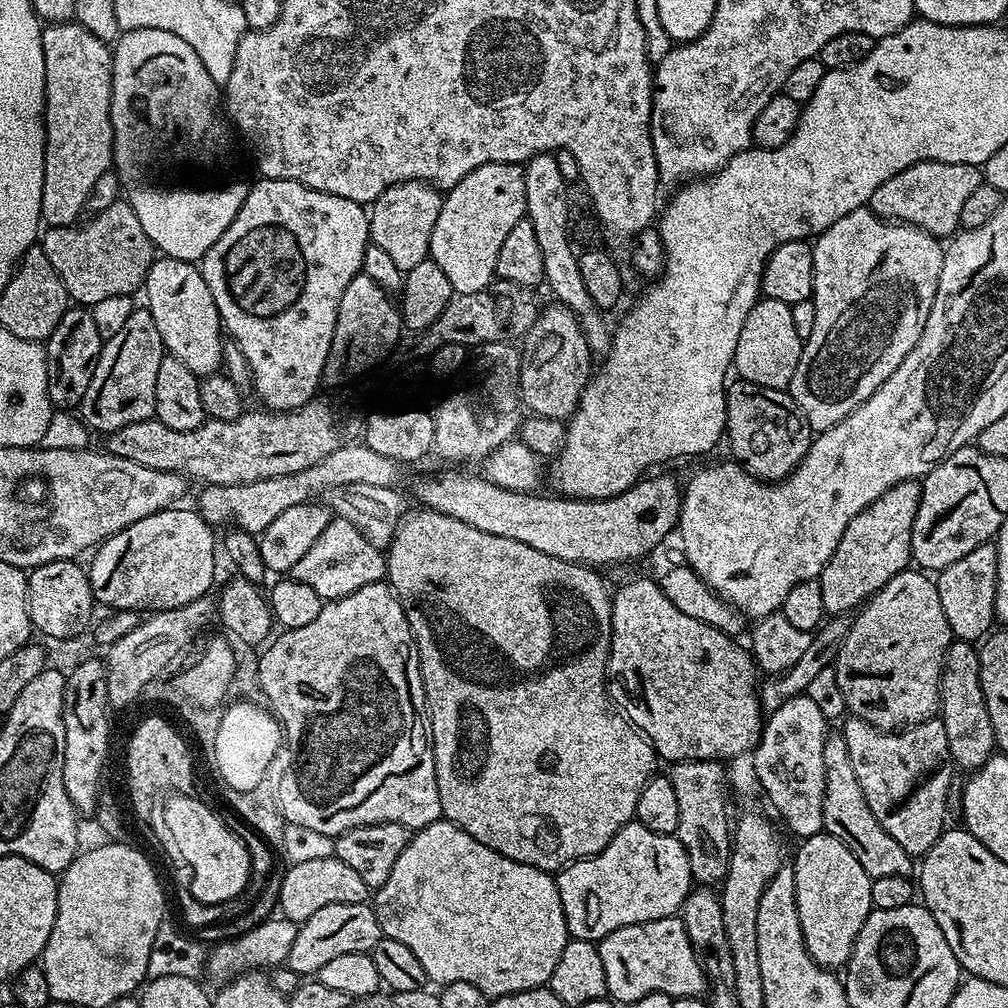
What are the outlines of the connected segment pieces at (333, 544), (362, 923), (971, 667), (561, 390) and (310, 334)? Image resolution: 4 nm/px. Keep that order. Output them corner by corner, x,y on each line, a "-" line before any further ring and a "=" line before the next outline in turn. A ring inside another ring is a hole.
336,516
328,523
326,530
322,530
314,546
310,546
307,554
292,567
290,576
298,582
306,582
306,586
312,587
325,602
337,600
346,598
346,594
354,594
354,590
362,590
362,586
381,583
386,576
386,556
374,546
374,542
370,542
370,538
366,538
366,534
362,534
362,530
358,530
358,526
354,526
354,522
346,522
346,518
=
371,903
335,904
317,910
299,925
297,938
290,947
286,966
301,978
319,974
326,962
331,962
341,954
371,953
372,948
382,938
376,909
=
953,639
952,645
948,648
948,653
944,659
944,673
940,675
940,710
938,716
946,726
948,749
957,769
978,769
987,762
989,756
993,755
996,748
994,726
990,726
990,710
986,710
986,698
982,694
980,654
975,643
=
565,304
541,307
534,326
522,338
520,402
533,416
567,421
580,404
580,395
593,375
594,357
576,315
=
263,178
257,179
257,184
253,183
248,189
246,198
242,202
242,210
238,210
238,214
234,218
234,222
230,222
230,226
226,230
226,234
222,234
222,238
218,238
218,242
214,242
214,246
210,246
210,250
204,256
204,259
199,261
198,267
200,272
206,278
206,286
210,286
210,294
214,294
214,306
218,306
218,314
220,315
220,323
223,331
227,333
229,337
240,347
242,354
246,358
248,368
252,371
251,383
256,384
256,392
265,400
269,409
277,412
291,412
295,409
301,408
306,401
313,399
321,391
320,380
325,379
324,367
328,364
328,355
332,349
332,339
334,338
334,326
338,322
338,302
342,302
342,294
346,290
346,286
350,286
350,282
356,276
361,275
362,272
362,258
364,257
364,251
368,249
370,243
370,237
368,234
368,217
369,213
366,211
365,205
354,202
350,198
338,198
338,194
326,194
325,192
319,192
313,188
307,188
302,186
298,182
290,182
289,180
266,180

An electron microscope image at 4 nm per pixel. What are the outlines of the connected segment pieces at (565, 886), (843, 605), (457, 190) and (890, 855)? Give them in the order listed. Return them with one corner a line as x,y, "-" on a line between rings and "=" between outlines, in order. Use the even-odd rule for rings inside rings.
635,822
622,826
622,830
614,834
614,838
601,852
567,864
555,873
555,878
558,898
562,898
562,910
566,914
569,937
593,942
599,942
603,936
622,926
634,926
638,922
677,915
694,887
690,862
682,842
675,835
654,834
654,830
646,830
646,826
=
903,480
890,486
886,494
882,494
866,510
859,512
850,526
846,526
846,534
842,534
830,562
826,562
818,577
822,586
822,606
829,617
842,616
859,609
879,588
886,586
886,582
890,582
894,574
905,571
913,563
912,527
914,514
918,514
921,487
920,480
=
487,164
478,166
478,170
470,170
466,178
447,189
442,210
438,210
438,222
434,222
434,234
430,234
428,254
438,270
446,274
453,293
474,294
493,283
498,250
502,248
502,242
506,242
506,234
510,234
510,230
514,230
514,226
518,226
518,222
526,216
525,181
524,169
519,164
=
842,734
829,735
825,742
825,796
822,814
823,831
838,838
838,842
846,842
850,854
862,862
862,870
866,870
873,881
888,875
913,875
913,857
902,850
902,846
898,846
898,842
894,842
894,838
882,830
878,818
874,818
874,810
870,810
870,802
866,802
866,794
862,794
862,786
858,786
854,766
850,766
850,750
846,750
846,738

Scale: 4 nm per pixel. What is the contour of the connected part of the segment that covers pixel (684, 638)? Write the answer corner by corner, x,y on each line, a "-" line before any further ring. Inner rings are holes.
632,580
620,589
615,589
612,596
612,649
608,655
608,691
610,699
619,711
623,712
639,731
648,737
657,757
661,761
679,762
681,760
718,760
728,762
731,756
740,756
743,752
751,753
760,740
765,721
762,719
762,709
758,695
758,669
753,661
751,651
744,648
733,637
719,632
706,622
698,622
698,618
690,618
690,614
682,614
670,598
660,589
659,583
653,580

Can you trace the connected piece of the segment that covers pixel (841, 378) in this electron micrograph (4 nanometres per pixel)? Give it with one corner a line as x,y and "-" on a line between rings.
865,206
838,218
838,222
815,237
812,257
814,330
810,330
804,341
798,370
794,370
794,378
786,391
801,408
813,433
819,434
842,422
842,418
866,402
866,398
870,398
870,394
874,394
874,390
878,390
878,386
882,386
882,382
902,366
902,358
914,350
922,338
926,318
930,318
930,306
934,306
944,248
937,237
917,224
886,220

